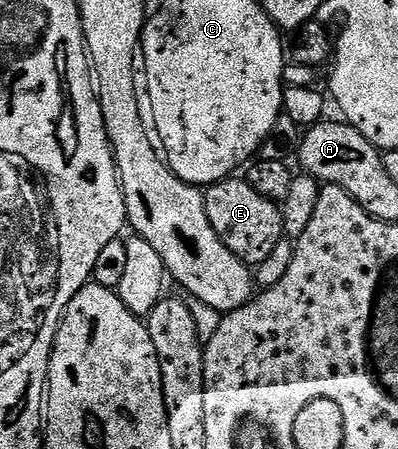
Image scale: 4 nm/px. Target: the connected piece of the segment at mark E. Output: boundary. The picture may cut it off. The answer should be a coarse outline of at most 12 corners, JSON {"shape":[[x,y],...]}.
{"shape":[[232,175],[206,186],[213,231],[248,267],[284,240],[283,215]]}

